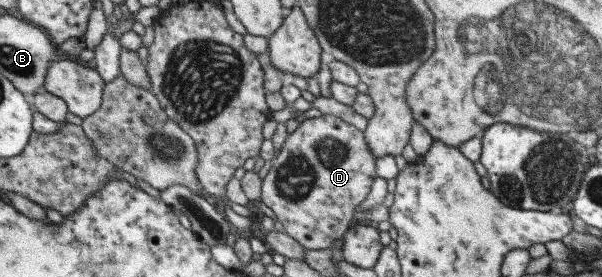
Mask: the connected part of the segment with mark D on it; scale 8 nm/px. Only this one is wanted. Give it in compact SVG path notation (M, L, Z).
M329 114L306 118L270 160L259 201L272 210L283 232L296 243L308 250L330 249L353 223L353 208L368 195L377 177L374 161L364 134L353 125Z

